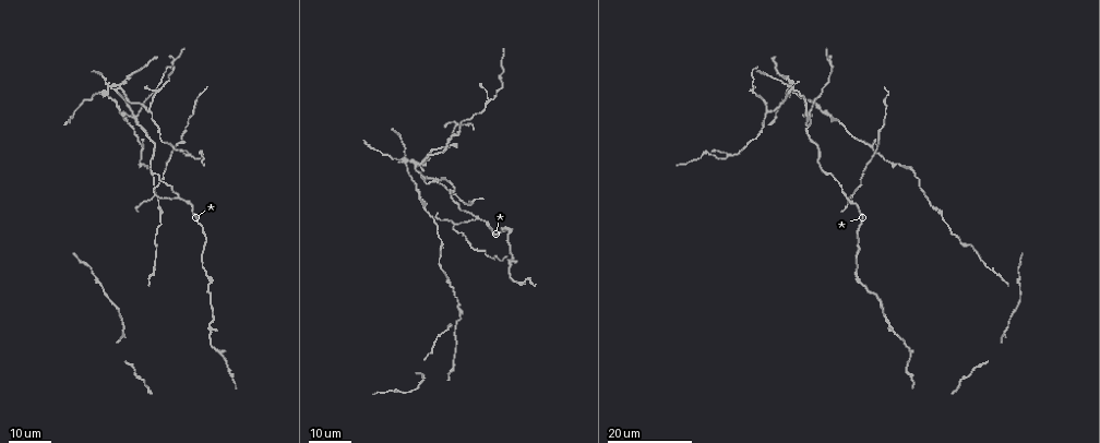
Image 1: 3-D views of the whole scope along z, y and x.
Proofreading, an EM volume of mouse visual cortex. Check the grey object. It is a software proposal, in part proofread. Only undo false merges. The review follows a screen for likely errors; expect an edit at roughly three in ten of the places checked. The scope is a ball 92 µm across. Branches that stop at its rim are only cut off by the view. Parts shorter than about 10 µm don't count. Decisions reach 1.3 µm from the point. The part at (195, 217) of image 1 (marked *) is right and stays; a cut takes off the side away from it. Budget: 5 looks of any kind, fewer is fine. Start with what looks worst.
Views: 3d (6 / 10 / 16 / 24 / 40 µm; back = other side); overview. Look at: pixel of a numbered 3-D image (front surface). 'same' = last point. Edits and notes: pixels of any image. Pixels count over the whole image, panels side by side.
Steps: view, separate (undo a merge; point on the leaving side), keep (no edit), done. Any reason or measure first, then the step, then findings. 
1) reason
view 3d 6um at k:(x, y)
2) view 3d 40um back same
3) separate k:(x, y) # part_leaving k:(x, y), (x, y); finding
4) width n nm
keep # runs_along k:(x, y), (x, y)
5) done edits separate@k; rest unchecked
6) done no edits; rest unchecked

looks like a crossing
view 3d 16um at 1:(138, 117)

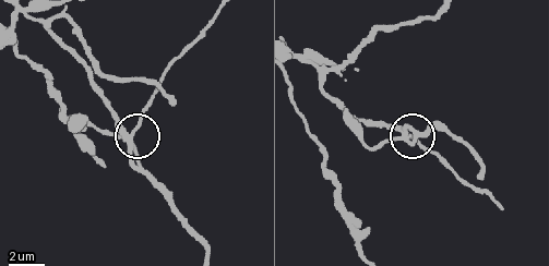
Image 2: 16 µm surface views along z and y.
view 3d 6um at 2:(132, 131)

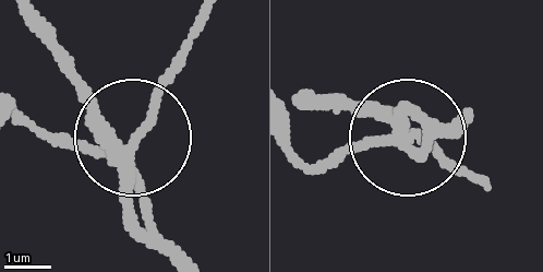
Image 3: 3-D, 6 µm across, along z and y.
width 300 nm
keep # runs_along 3:(461, 118), (426, 146), (403, 134), (470, 177); all the same neuron

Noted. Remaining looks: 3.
three arms meet
view 3d 16um at 1:(766, 112)

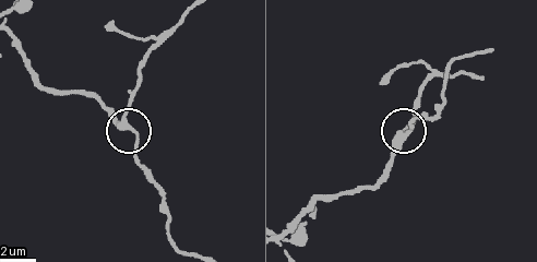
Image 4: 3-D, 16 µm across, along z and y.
view 3d 6um at 4:(401, 132)

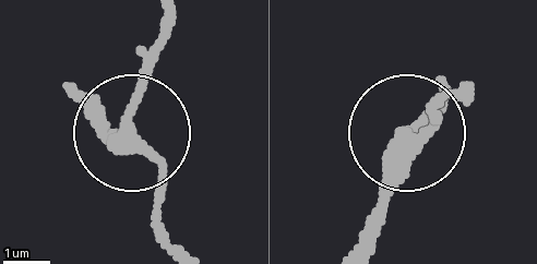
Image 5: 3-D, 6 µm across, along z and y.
keep # all the same neuron

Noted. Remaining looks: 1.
done no edits; rest unchecked

